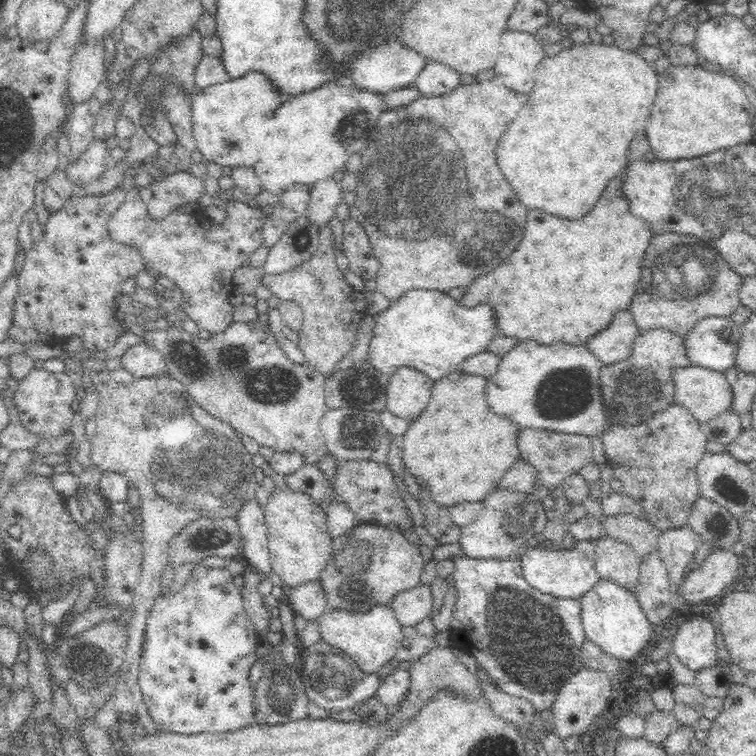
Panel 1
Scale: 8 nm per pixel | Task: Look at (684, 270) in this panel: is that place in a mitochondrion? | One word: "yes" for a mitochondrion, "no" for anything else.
yes

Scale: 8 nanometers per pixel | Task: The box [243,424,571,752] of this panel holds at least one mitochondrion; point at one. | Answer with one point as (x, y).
(282, 687)

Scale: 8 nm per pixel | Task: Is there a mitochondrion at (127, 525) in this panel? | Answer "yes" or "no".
no

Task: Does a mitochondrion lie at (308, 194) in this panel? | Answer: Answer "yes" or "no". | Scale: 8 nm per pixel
no

